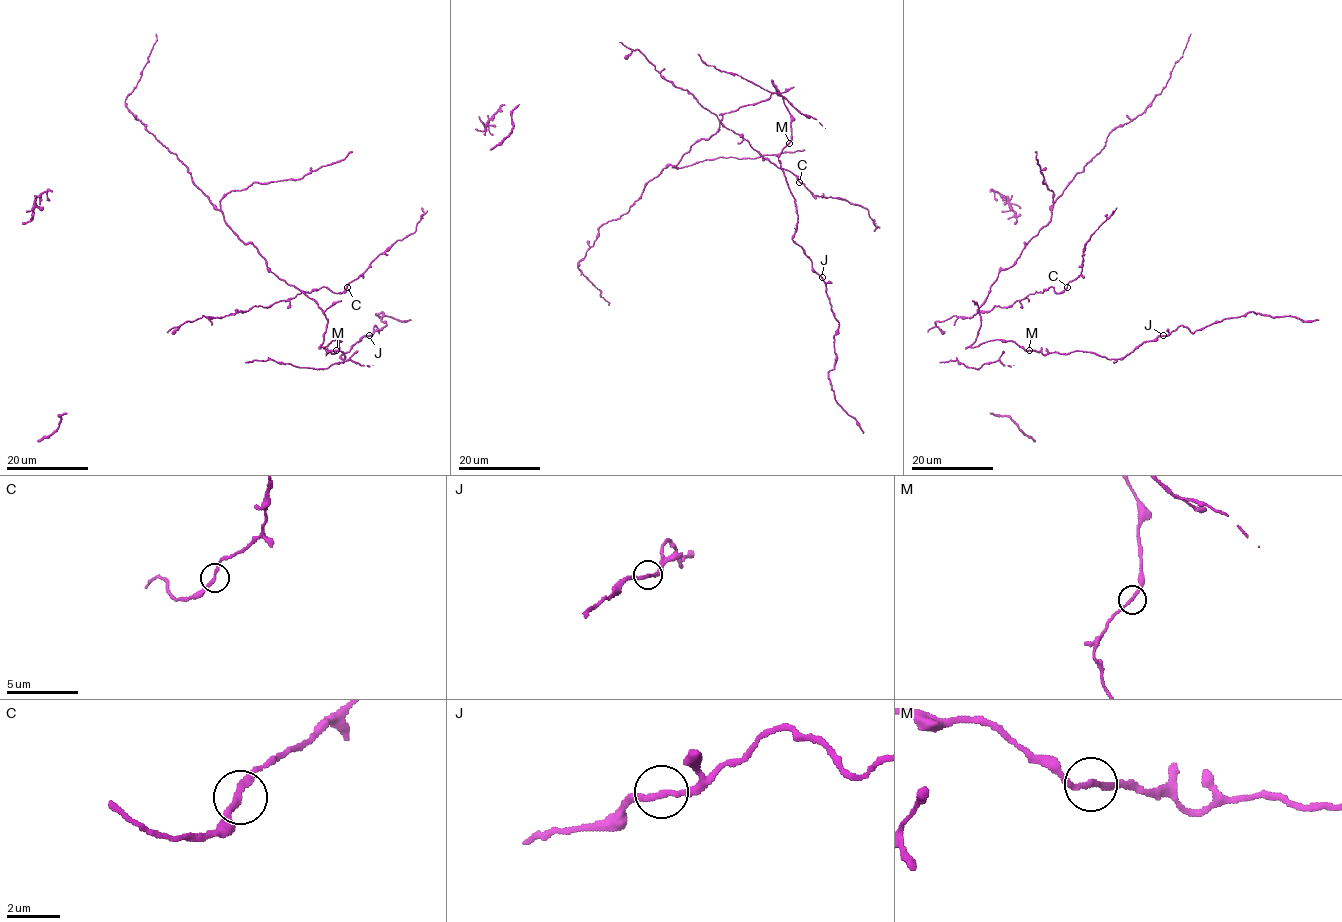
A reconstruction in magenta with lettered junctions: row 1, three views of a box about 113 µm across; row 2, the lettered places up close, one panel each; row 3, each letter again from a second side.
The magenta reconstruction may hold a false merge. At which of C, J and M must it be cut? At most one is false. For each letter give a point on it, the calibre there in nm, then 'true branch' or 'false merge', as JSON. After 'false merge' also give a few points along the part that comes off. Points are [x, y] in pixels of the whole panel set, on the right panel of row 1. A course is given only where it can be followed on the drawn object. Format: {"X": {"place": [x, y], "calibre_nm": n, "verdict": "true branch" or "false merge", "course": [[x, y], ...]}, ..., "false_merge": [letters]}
{"C": {"place": [1067, 287], "calibre_nm": 200, "verdict": "true branch"}, "J": {"place": [1163, 335], "calibre_nm": 200, "verdict": "true branch"}, "M": {"place": [1029, 350], "calibre_nm": 200, "verdict": "true branch"}, "false_merge": []}

